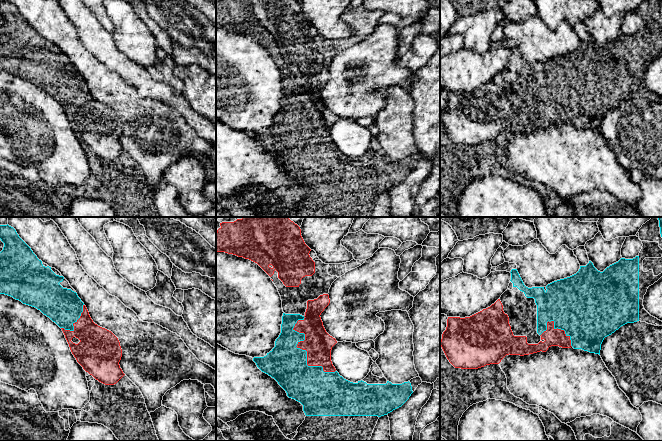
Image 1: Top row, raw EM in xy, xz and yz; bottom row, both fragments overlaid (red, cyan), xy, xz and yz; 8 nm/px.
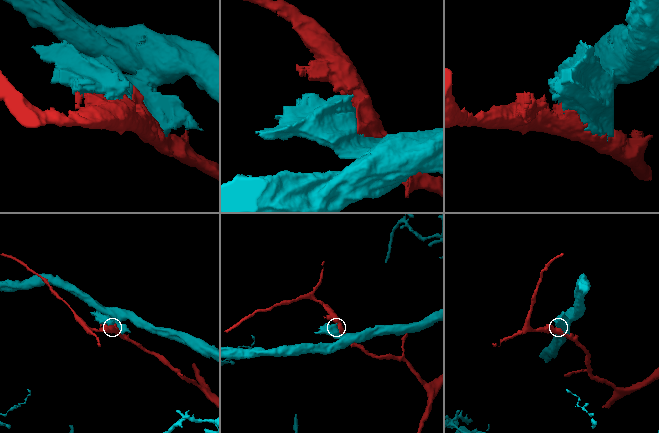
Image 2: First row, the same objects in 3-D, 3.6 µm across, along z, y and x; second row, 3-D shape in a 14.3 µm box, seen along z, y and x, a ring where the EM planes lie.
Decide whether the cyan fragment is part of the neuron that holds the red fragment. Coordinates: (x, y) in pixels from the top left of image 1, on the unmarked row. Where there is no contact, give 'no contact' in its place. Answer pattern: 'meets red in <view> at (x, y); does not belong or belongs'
meets red in xz at (306, 126); does not belong

